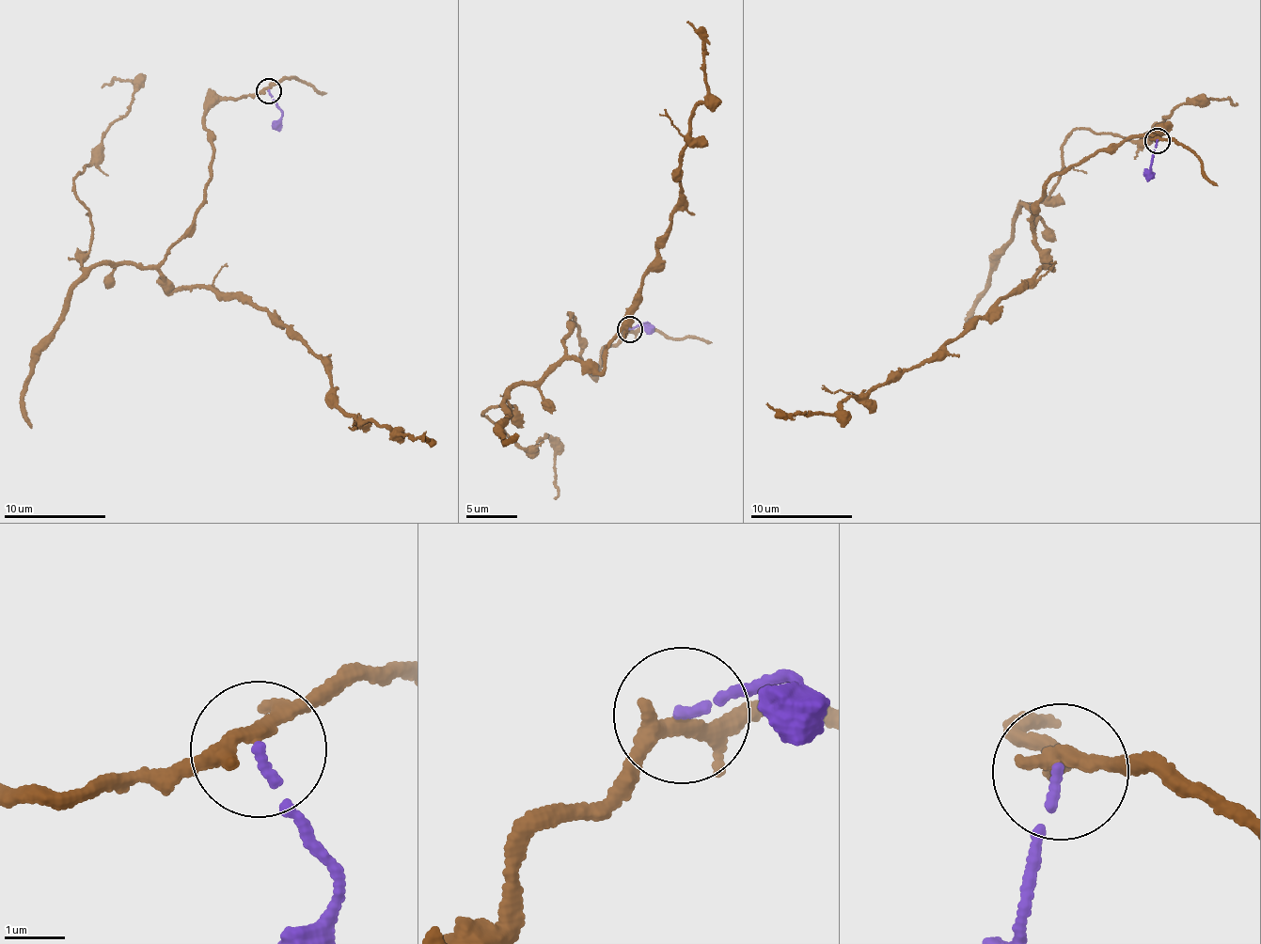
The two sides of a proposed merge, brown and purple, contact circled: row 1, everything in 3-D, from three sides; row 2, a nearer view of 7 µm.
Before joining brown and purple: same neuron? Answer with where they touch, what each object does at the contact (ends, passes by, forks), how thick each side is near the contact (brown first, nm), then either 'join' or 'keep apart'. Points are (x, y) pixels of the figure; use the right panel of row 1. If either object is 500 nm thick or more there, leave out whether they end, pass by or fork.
at (1158, 140); brown passes by; purple ends there; 240 nm thick on the brown side, 130 nm on the other; join

